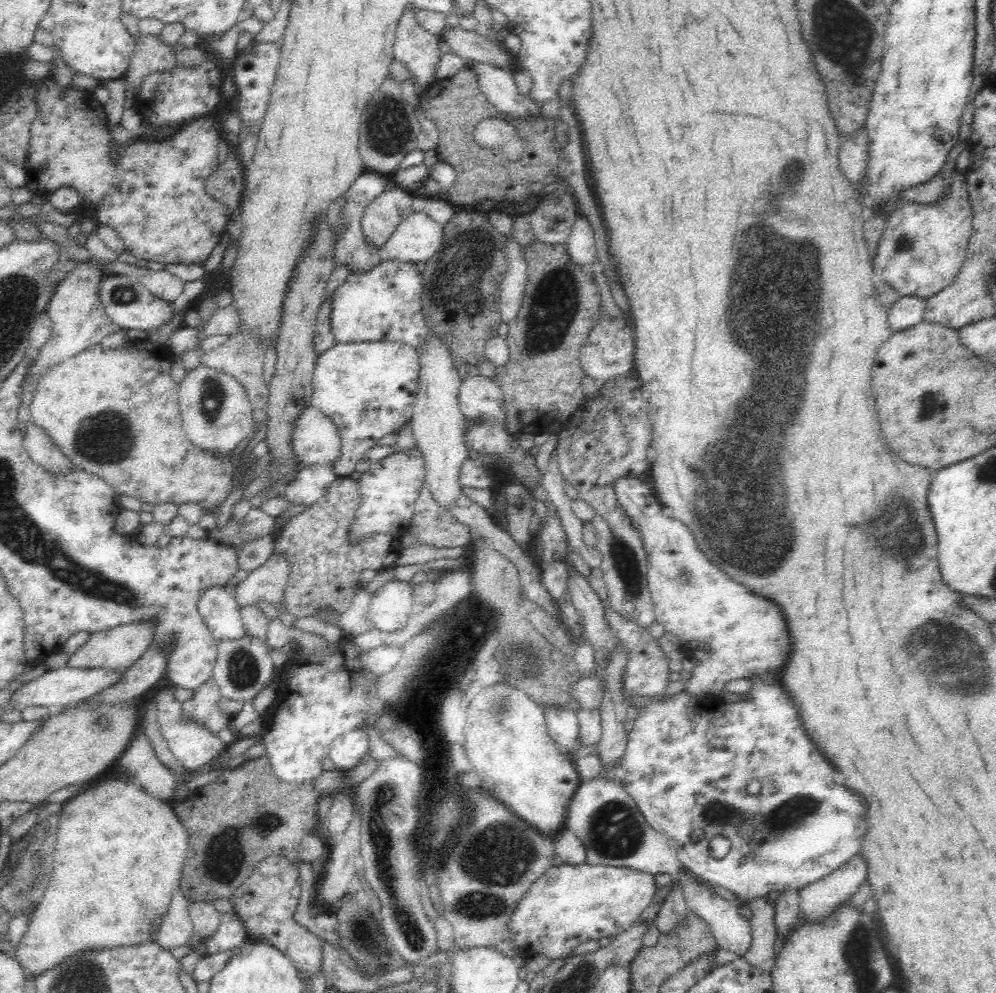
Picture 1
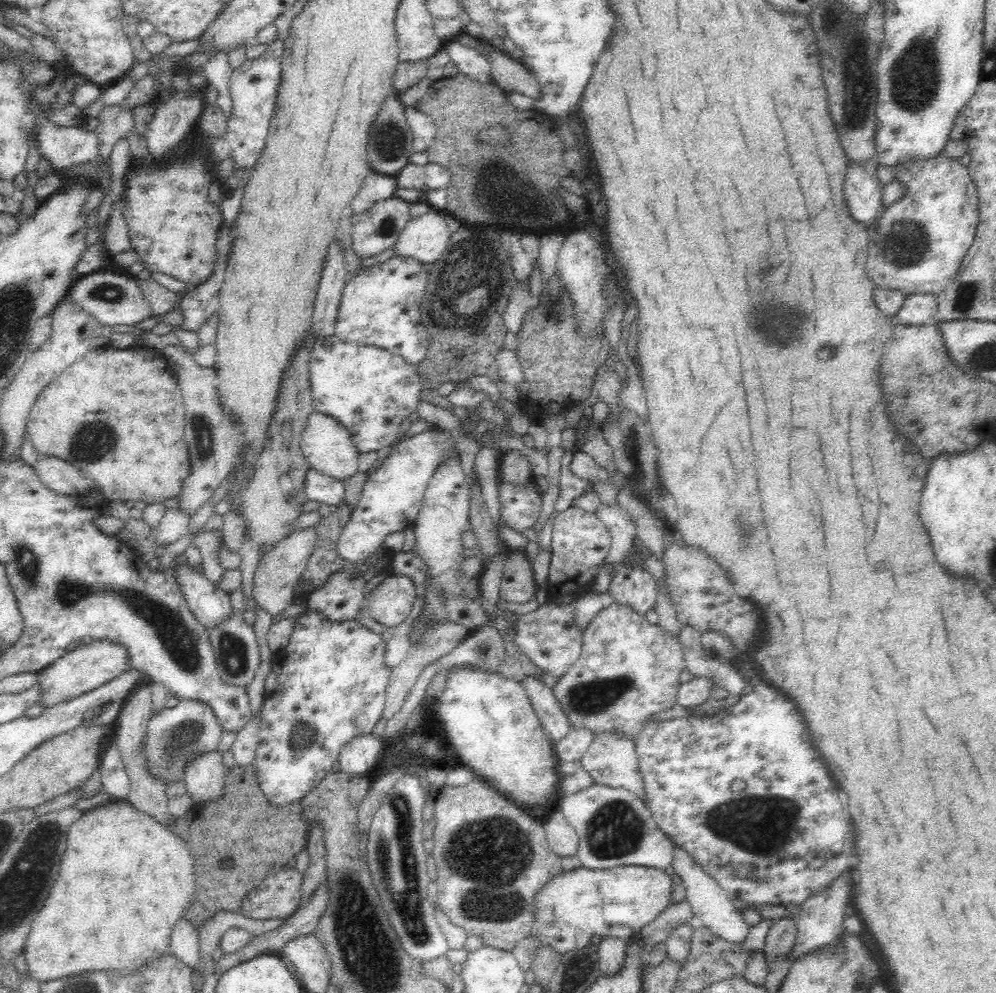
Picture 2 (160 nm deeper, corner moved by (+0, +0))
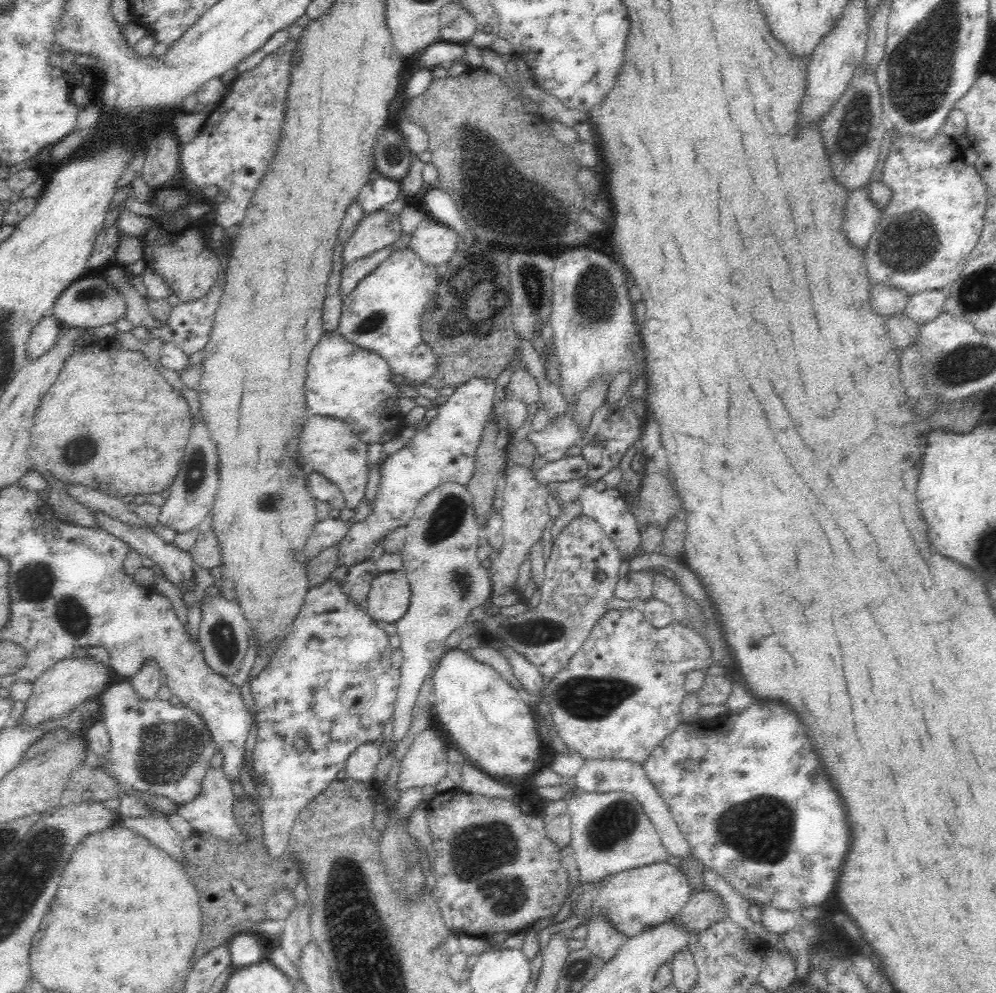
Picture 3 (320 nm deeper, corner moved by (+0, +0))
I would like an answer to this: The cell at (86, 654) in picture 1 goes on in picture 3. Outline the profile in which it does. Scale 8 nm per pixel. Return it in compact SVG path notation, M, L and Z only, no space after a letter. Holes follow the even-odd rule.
M68 657L59 660L43 672L33 683L30 698L25 702L24 712L14 725L33 727L51 720L61 719L71 710L78 709L93 697L97 697L114 675L110 665L100 664L94 659Z

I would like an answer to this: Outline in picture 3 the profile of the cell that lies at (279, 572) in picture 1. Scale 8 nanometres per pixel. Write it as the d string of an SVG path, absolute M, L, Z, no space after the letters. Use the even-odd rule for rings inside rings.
M326 517L322 521L318 521L308 537L304 547L304 561L312 560L319 552L330 546L338 545L339 542L347 535L350 523L336 519L333 517Z

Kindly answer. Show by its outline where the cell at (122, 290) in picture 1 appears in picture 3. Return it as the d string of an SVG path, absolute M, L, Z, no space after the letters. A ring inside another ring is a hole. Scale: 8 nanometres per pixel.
M104 264L98 268L89 269L90 277L78 279L73 282L56 298L54 306L50 310L50 314L58 319L63 326L74 328L94 328L96 326L104 326L104 324L113 323L115 320L124 317L126 303L124 297L108 283L108 281L98 277L101 273L108 270L110 264Z

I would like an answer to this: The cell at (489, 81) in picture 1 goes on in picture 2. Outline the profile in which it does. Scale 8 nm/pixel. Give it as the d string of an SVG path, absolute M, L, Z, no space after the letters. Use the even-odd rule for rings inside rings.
M454 41L441 48L449 56L460 73L466 74L468 77L478 81L478 83L492 83L496 80L491 73L491 64L484 55L462 45L459 41Z

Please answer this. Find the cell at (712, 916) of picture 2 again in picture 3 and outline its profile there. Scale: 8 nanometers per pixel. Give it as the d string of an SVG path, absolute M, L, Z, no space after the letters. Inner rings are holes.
M614 758L586 760L582 765L582 768L577 772L574 778L574 784L580 792L584 793L622 791L633 794L636 797L636 800L643 806L646 814L650 817L655 829L659 832L662 844L666 847L668 854L677 856L678 858L688 858L688 854L692 853L689 842L679 829L677 822L670 812L669 806L655 789L655 786L648 778L642 765L638 765L630 760Z

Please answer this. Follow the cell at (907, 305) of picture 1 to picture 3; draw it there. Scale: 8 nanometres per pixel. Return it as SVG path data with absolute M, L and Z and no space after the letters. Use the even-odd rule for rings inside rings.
M949 287L936 290L924 291L909 297L907 305L903 310L916 324L924 324L934 320L936 316L943 313L944 303L949 294Z

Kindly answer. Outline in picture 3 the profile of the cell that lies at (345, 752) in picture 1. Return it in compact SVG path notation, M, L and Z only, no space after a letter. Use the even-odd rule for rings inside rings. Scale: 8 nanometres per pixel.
M374 742L361 744L345 762L345 771L347 777L358 782L372 780L374 771L380 762L379 745Z

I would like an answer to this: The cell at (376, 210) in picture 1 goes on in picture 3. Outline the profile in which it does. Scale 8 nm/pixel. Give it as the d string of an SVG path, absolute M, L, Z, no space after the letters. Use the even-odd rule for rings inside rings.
M382 210L367 214L342 248L342 269L396 242L402 232L400 215L392 215Z

